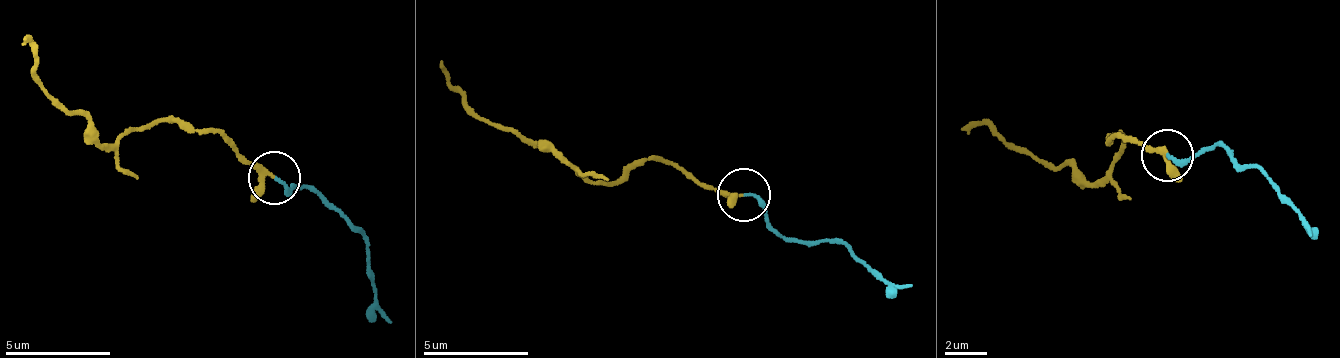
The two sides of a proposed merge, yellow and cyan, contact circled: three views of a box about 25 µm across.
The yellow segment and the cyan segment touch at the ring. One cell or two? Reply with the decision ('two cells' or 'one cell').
one cell

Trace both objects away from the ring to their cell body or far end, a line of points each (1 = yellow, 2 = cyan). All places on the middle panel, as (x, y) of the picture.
1: (744, 196), (660, 159), (640, 157), (611, 180), (588, 181), (531, 137), (468, 106), (446, 81), (443, 59)
2: (744, 196), (801, 240), (837, 241), (888, 284), (914, 284)

